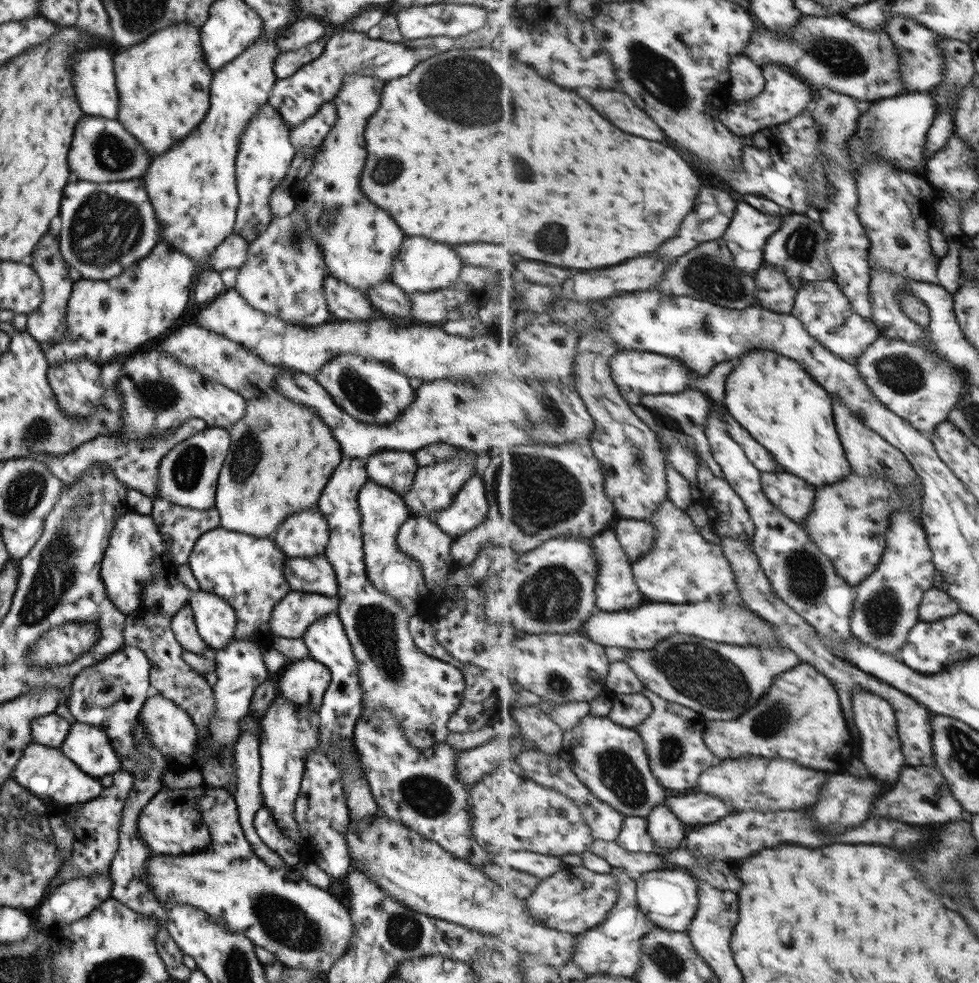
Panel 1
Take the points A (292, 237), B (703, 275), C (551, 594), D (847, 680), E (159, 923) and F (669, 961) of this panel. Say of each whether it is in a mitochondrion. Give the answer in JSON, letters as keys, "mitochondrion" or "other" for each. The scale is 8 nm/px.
{"A":"mitochondrion","B":"mitochondrion","C":"mitochondrion","D":"other","E":"other","F":"mitochondrion"}

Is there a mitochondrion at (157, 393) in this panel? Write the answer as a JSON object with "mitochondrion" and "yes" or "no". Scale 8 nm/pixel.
{"mitochondrion":"yes"}

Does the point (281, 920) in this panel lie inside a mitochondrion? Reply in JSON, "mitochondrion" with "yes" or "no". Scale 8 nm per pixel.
{"mitochondrion":"yes"}

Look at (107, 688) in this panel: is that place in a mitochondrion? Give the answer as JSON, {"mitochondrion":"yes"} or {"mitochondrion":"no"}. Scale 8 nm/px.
{"mitochondrion":"no"}

